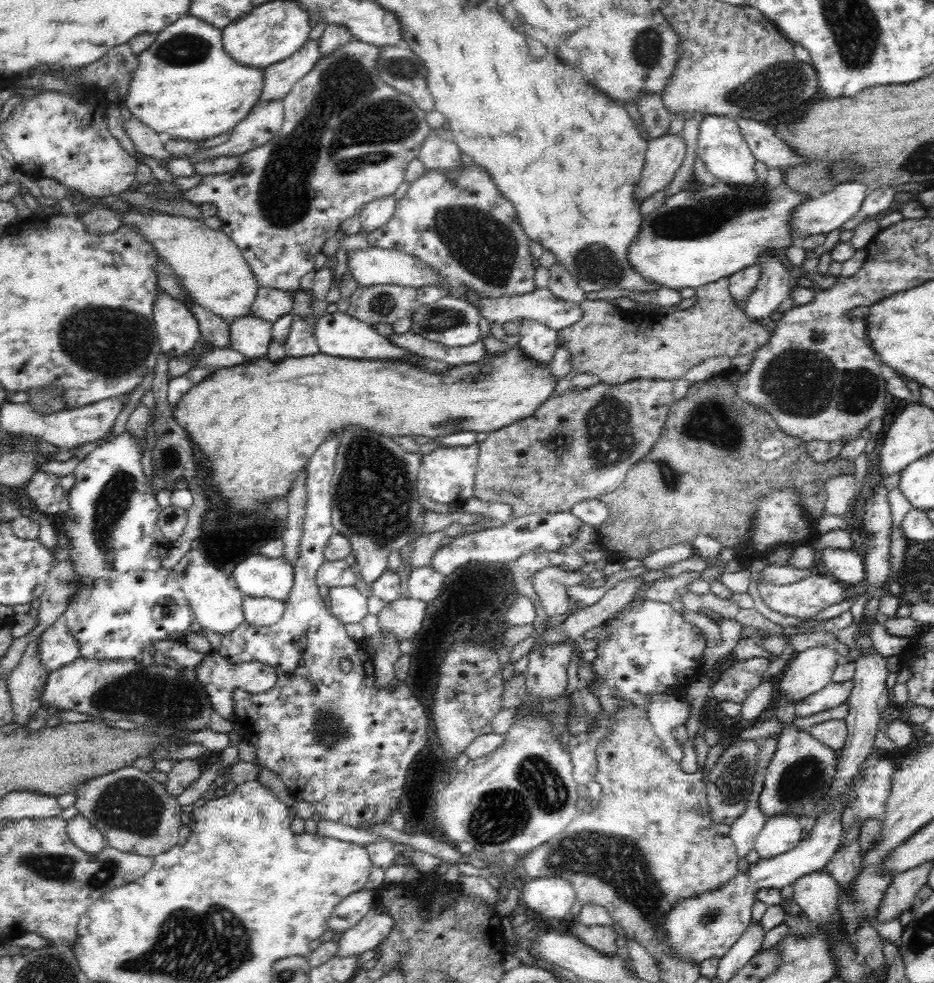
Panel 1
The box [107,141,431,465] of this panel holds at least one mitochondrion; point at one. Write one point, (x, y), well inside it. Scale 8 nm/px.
(380, 304)

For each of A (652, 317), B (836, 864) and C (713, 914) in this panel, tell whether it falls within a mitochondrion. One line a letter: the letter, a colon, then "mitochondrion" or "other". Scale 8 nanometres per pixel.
A: other
B: other
C: mitochondrion

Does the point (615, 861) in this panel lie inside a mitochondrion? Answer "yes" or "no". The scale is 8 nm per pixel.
yes

